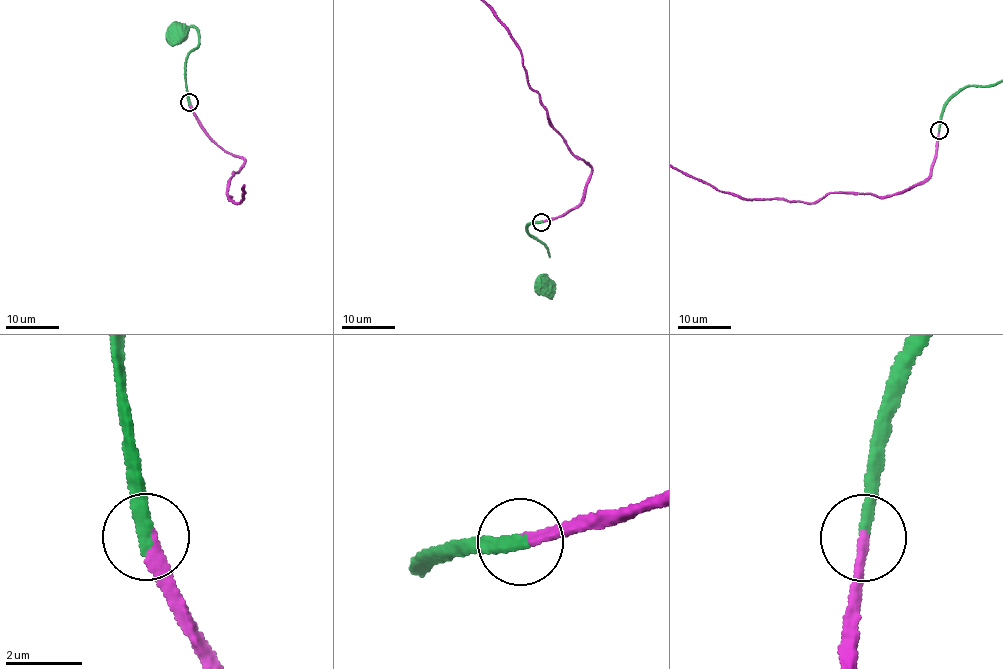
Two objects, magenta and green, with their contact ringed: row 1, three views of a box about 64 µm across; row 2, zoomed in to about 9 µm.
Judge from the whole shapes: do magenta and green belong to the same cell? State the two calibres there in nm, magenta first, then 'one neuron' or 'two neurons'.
280/340 nm | one neuron

